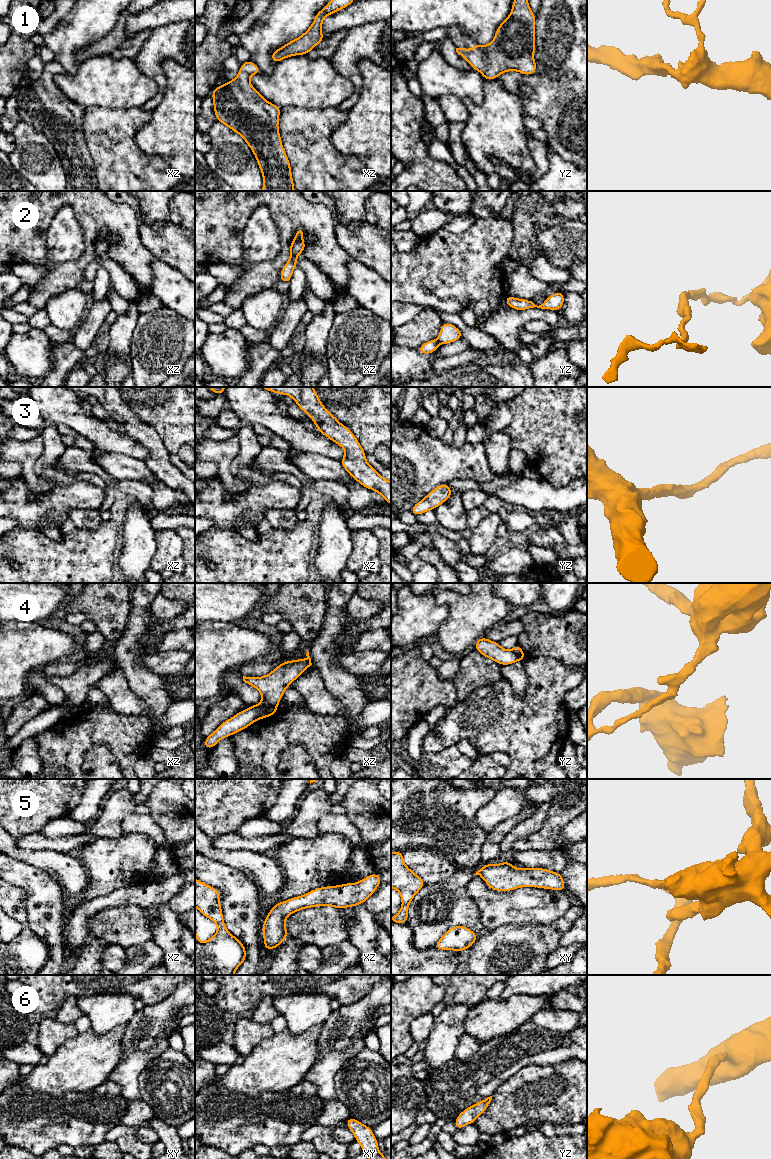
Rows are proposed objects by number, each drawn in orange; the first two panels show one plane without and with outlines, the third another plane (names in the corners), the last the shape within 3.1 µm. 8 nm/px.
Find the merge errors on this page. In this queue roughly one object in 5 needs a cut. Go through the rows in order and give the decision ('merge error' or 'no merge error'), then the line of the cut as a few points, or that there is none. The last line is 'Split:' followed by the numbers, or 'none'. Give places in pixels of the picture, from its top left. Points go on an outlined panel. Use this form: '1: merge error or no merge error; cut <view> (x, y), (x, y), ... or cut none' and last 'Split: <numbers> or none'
1: no merge error; cut none
2: merge error; cut xz (296, 236), (301, 238)
3: no merge error; cut none
4: merge error; cut xz (276, 705), (268, 707), (260, 717)
5: no merge error; cut none
6: no merge error; cut none
Split: 2, 4

